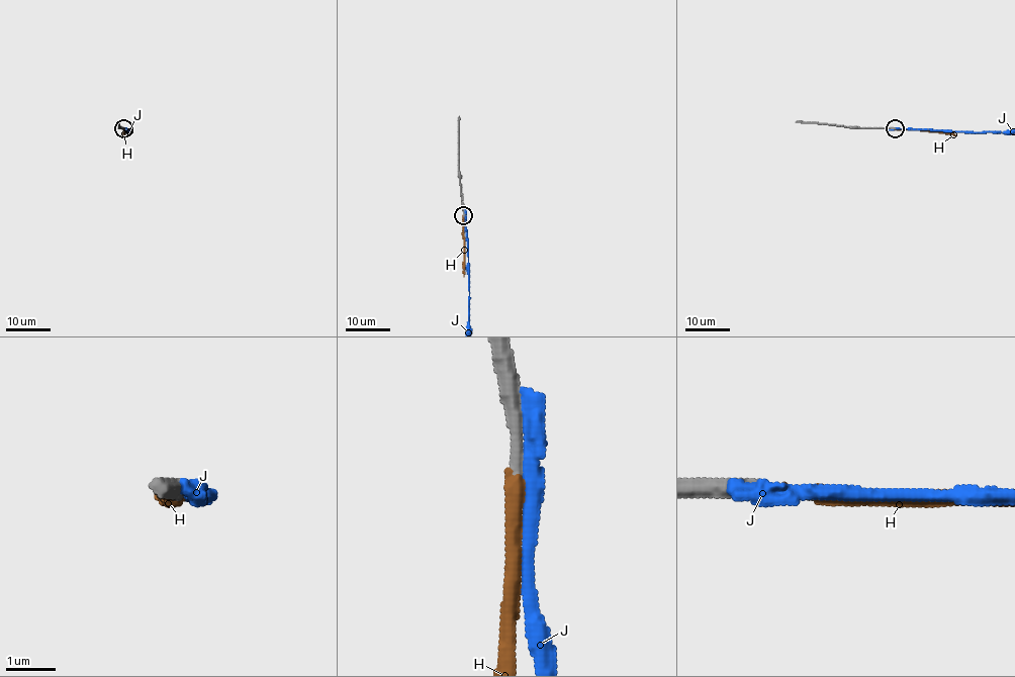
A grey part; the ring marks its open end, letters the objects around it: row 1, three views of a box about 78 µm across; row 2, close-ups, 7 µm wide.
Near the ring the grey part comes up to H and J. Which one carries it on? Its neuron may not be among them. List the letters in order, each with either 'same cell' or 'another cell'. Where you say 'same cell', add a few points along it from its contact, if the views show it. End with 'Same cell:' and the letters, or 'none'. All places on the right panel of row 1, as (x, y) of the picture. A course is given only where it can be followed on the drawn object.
H: same cell | via (895, 128), (920, 128), (955, 135)
J: another cell
Same cell: H

